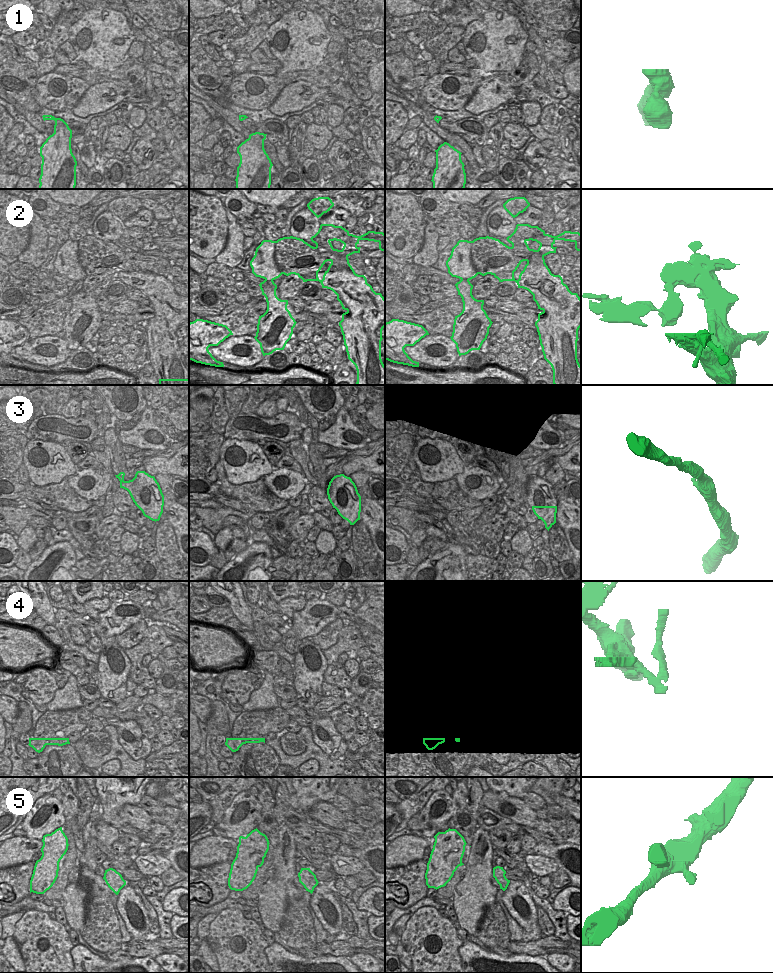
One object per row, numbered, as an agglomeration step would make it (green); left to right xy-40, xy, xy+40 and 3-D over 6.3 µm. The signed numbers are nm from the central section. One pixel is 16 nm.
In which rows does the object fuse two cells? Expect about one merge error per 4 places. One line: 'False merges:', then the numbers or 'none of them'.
False merges: 2, 4.

